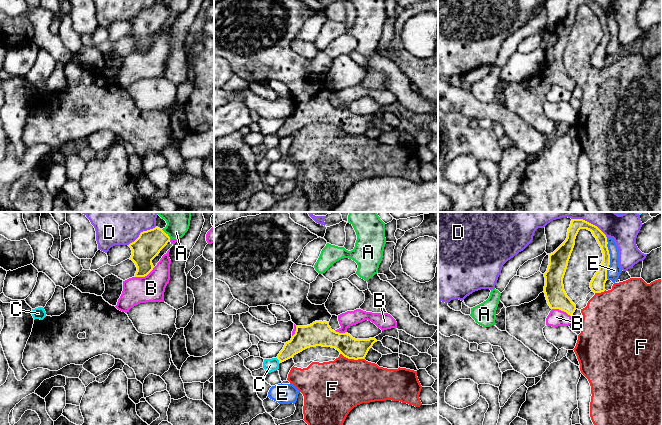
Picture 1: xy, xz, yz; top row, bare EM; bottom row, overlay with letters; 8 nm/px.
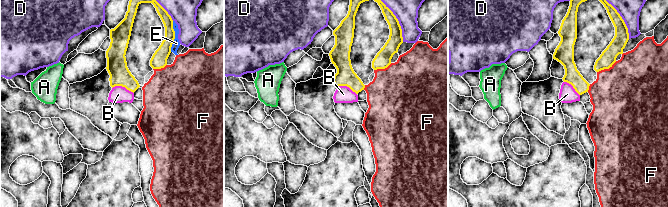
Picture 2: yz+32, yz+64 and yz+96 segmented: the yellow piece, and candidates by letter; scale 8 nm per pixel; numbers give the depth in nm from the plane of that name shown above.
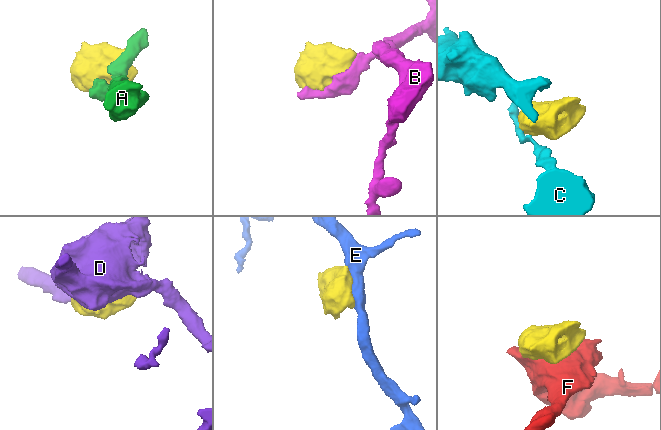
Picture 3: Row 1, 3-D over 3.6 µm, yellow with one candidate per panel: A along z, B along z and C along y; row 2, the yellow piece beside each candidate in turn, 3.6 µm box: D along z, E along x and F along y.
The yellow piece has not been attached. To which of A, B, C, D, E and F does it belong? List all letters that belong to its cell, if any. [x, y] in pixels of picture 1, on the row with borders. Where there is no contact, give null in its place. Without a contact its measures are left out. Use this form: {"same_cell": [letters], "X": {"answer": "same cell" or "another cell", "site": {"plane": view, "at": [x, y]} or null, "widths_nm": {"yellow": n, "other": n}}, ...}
{"same_cell": [], "A": {"answer": "another cell", "site": {"plane": "xy", "at": [166, 234]}, "widths_nm": {"yellow": 220, "other": 220}}, "B": {"answer": "another cell", "site": {"plane": "xy", "at": [144, 276]}, "widths_nm": {"yellow": 220, "other": 220}}, "C": {"answer": "another cell", "site": {"plane": "xz", "at": [279, 361]}, "widths_nm": {"yellow": 160, "other": 110}}, "D": {"answer": "another cell", "site": {"plane": "xy", "at": [141, 232]}, "widths_nm": {"yellow": 220, "other": 480}}, "E": {"answer": "another cell", "site": {"plane": "yz", "at": [609, 258]}, "widths_nm": {"yellow": 120, "other": 110}}, "F": {"answer": "another cell", "site": {"plane": "xz", "at": [352, 358]}, "widths_nm": {"yellow": 170, "other": 420}}}

